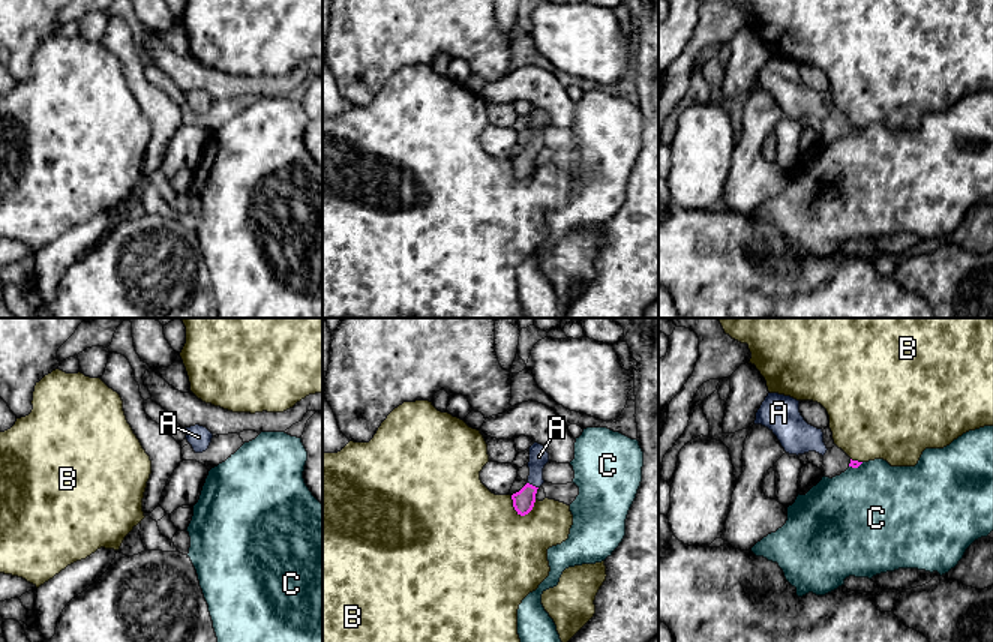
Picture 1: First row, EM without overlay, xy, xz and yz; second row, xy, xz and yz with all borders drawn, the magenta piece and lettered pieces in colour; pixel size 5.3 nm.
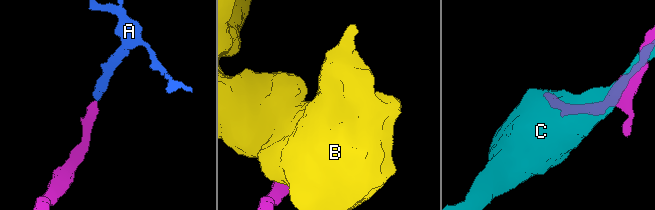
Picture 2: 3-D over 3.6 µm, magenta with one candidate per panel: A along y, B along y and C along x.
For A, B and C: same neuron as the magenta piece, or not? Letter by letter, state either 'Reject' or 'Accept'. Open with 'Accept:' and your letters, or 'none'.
Accept: A
A: Accept
B: Reject
C: Reject

